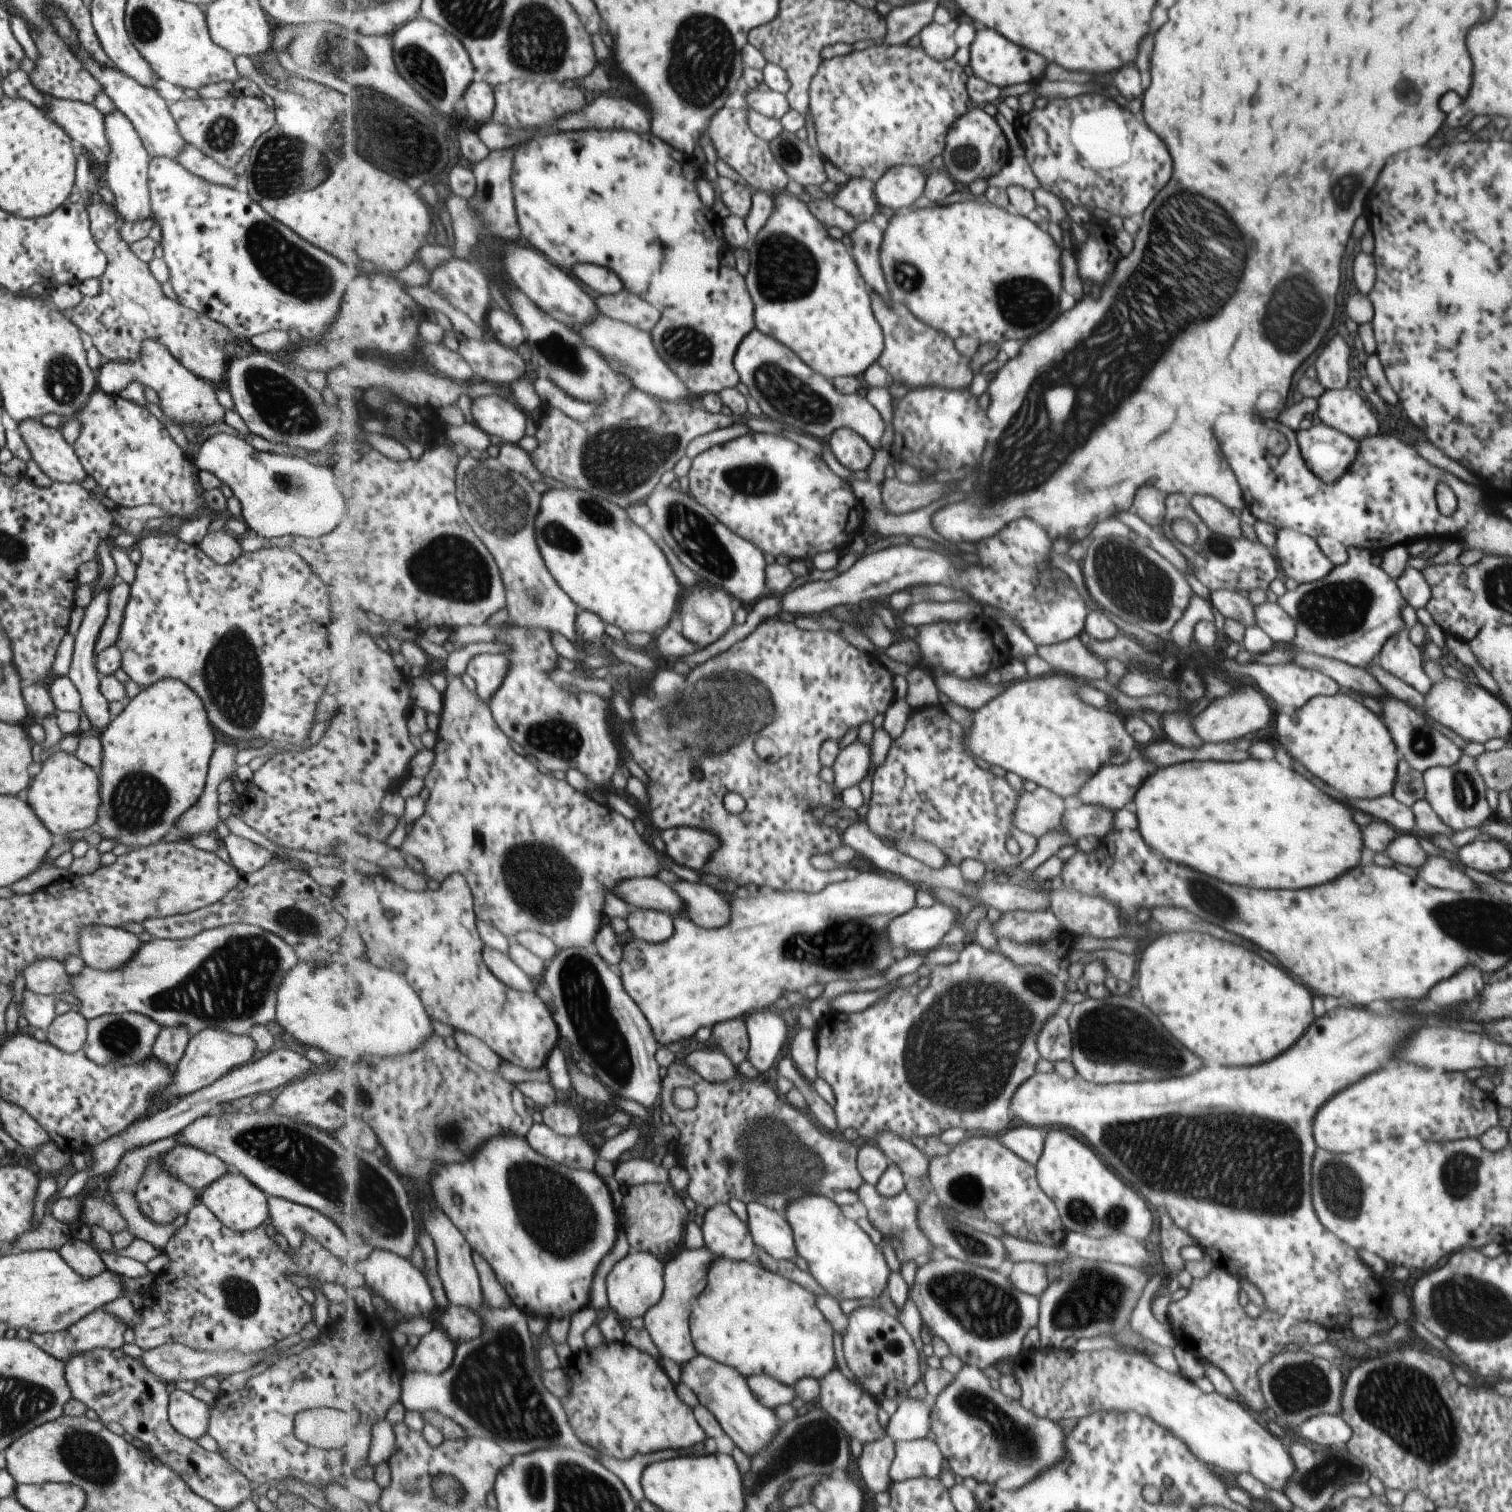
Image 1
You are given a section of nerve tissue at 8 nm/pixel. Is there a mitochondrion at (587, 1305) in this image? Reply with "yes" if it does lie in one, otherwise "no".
no

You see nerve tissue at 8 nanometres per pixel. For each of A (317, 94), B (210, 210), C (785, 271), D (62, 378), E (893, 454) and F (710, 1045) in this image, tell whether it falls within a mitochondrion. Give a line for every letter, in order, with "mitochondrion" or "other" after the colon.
A: other
B: other
C: mitochondrion
D: mitochondrion
E: other
F: other

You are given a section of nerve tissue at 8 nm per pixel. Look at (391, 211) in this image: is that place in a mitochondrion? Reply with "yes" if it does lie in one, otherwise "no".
no

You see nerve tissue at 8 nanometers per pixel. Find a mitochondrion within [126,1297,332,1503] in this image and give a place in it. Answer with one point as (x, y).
(206, 1479)

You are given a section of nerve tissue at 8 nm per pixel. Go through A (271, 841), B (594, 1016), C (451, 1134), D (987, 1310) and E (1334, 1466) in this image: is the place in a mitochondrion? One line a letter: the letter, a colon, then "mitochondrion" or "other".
A: other
B: mitochondrion
C: mitochondrion
D: mitochondrion
E: mitochondrion

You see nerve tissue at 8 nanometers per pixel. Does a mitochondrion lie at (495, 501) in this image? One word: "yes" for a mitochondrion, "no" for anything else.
yes

